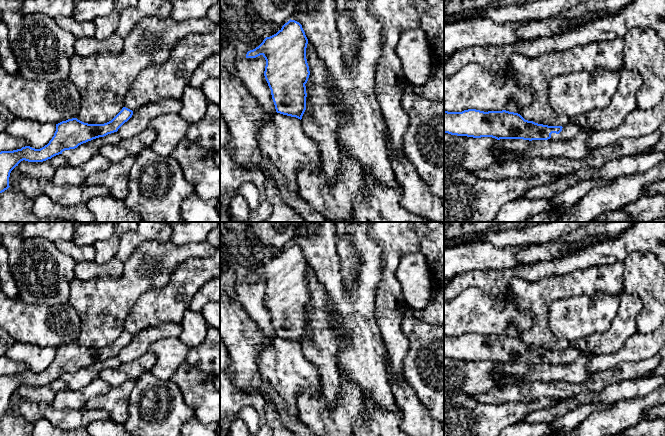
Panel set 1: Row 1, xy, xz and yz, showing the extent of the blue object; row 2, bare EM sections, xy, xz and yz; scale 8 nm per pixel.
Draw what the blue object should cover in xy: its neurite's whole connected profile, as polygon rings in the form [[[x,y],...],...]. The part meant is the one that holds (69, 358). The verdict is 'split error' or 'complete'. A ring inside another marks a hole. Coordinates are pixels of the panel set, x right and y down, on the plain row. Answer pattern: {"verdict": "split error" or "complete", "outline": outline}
{"verdict": "complete", "outline": [[[123,331],[111,345],[104,348],[88,348],[77,342],[68,343],[56,348],[54,360],[40,373],[25,370],[13,375],[1,375],[0,417],[10,411],[10,397],[21,385],[43,386],[65,374],[75,373],[83,367],[117,356],[132,339],[132,334]]]}

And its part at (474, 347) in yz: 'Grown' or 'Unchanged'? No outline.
Grown

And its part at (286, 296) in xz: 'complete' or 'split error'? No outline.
complete

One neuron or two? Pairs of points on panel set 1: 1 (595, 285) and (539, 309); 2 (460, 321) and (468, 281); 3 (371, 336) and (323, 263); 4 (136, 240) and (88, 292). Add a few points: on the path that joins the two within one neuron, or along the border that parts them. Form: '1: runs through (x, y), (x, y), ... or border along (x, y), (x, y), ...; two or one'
1: runs through (581, 285), (561, 286), (551, 295); one
2: border along (489, 295), (476, 287), (467, 287), (454, 298); two
3: runs through (358, 318), (358, 314), (337, 293), (333, 281); one
4: border along (139, 244), (123, 262); two

